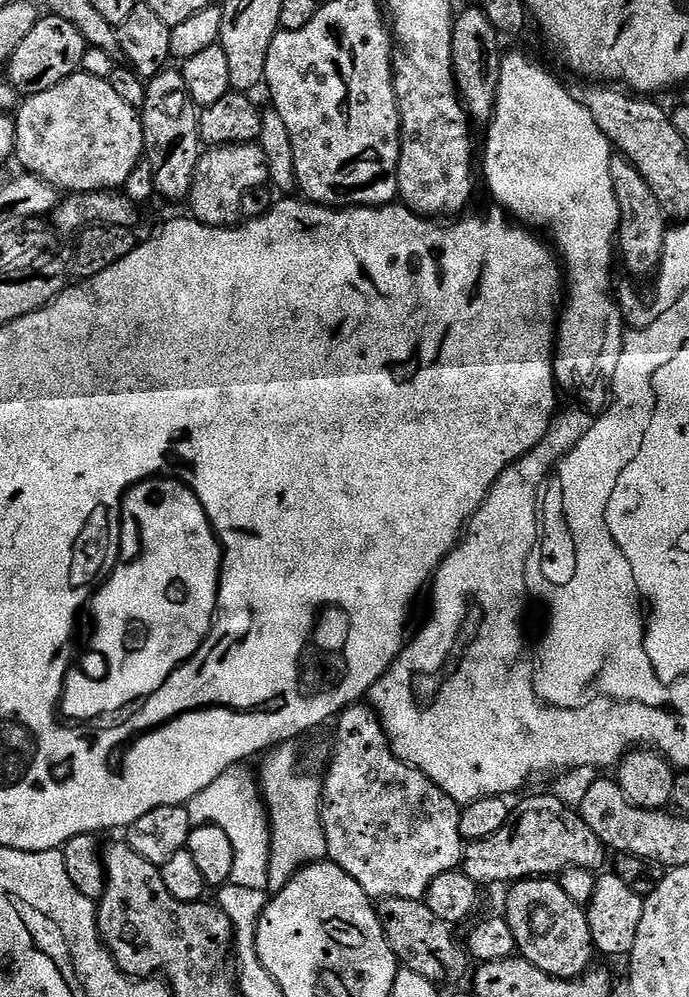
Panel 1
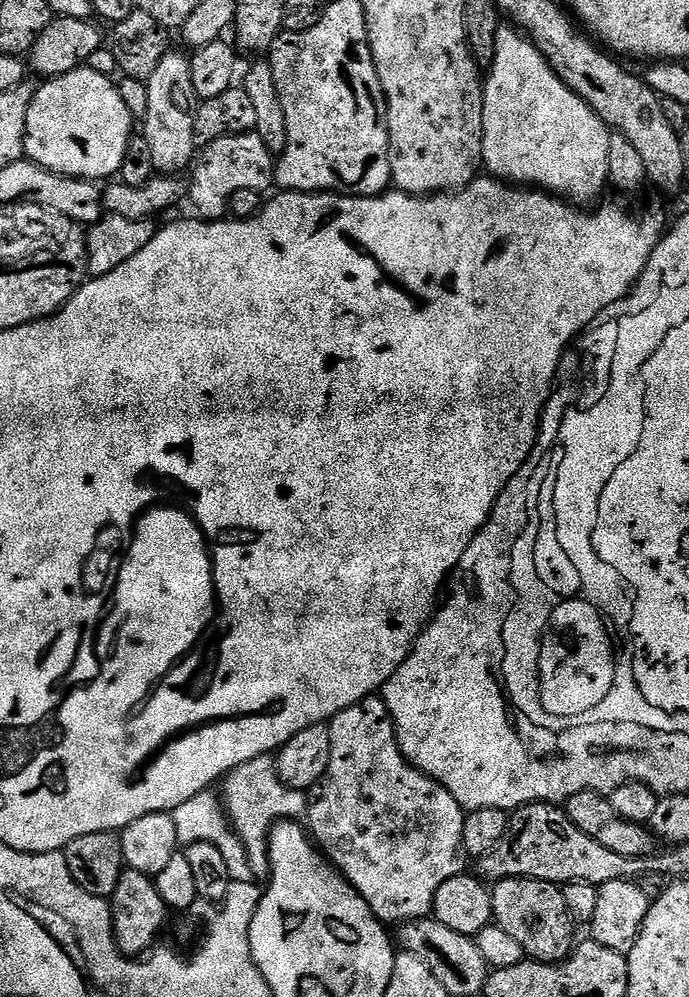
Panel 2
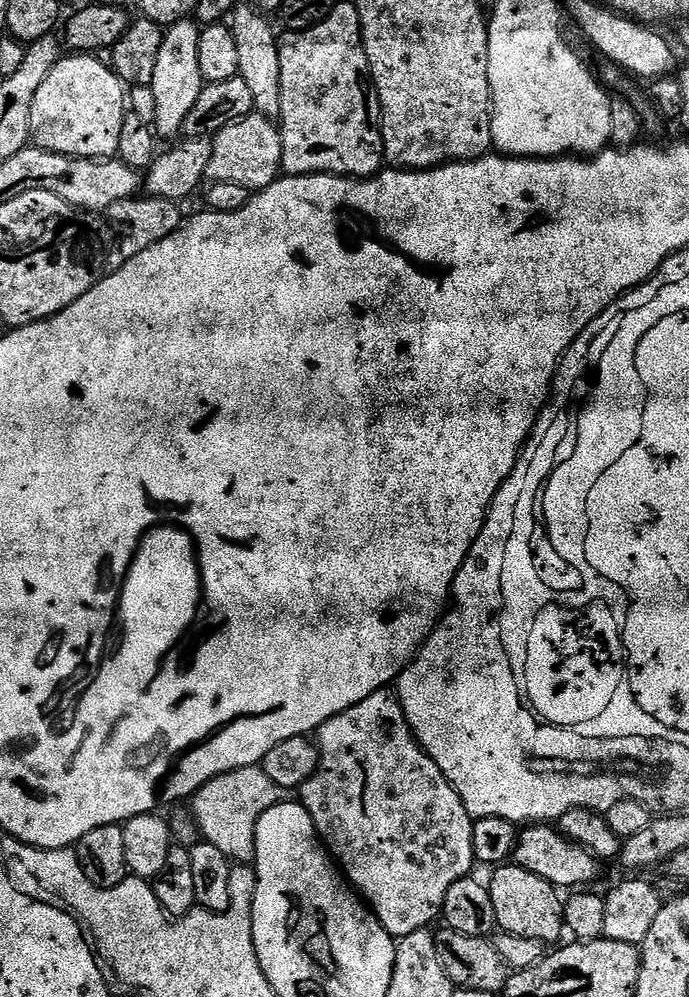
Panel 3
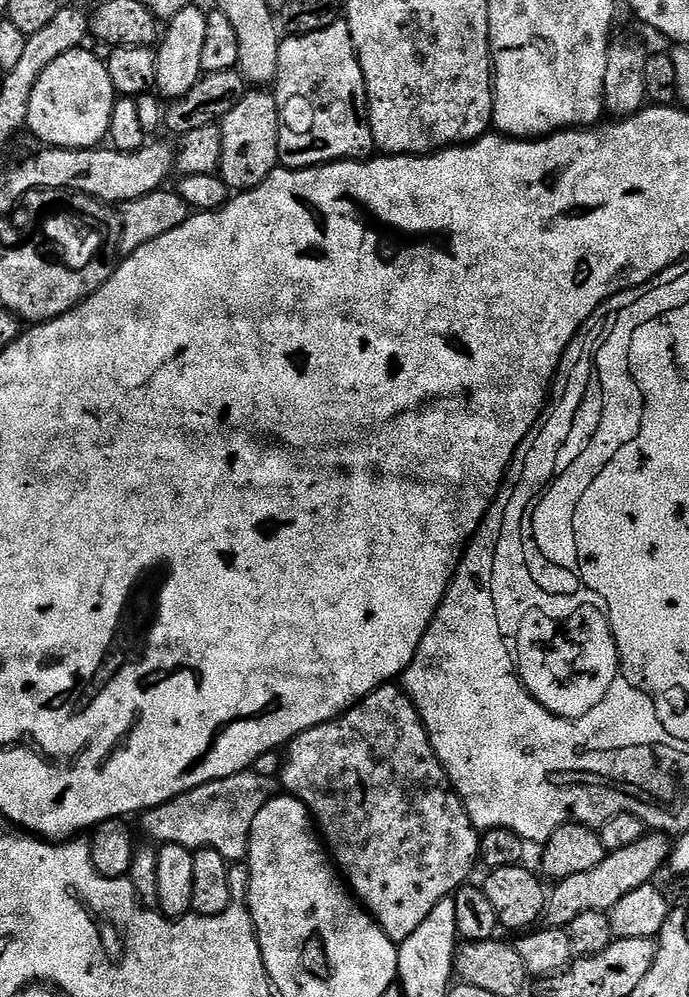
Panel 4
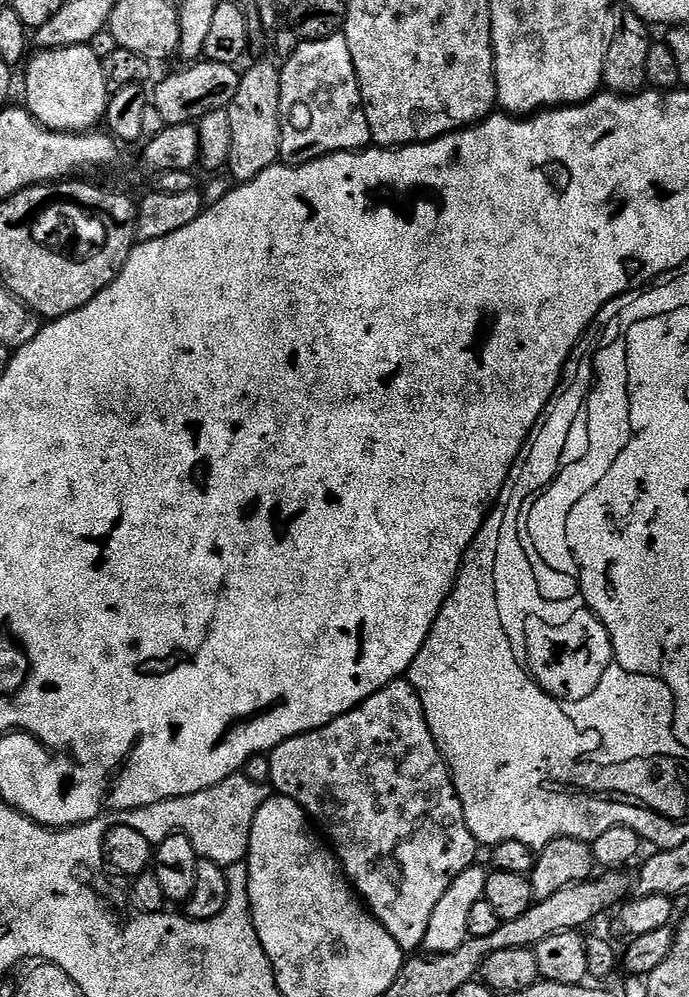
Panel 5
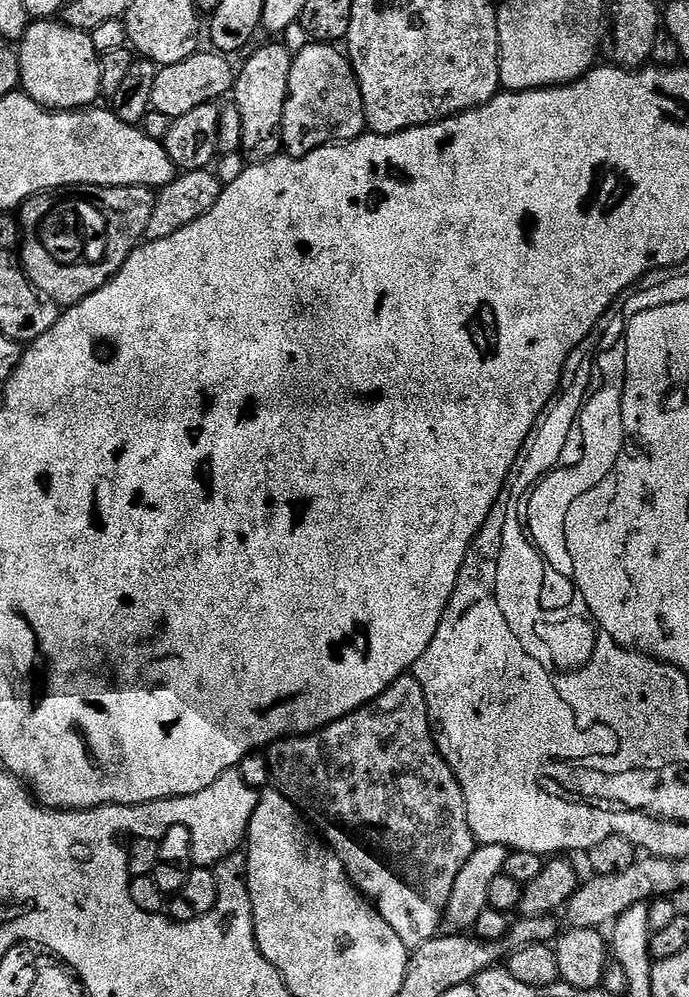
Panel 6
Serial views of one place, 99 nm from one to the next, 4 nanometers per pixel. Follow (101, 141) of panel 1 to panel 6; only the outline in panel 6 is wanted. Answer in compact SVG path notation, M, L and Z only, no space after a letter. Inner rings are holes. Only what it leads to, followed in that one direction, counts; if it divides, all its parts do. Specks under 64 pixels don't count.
M32 20L24 37L18 41L18 67L20 70L19 87L24 95L53 112L75 112L78 108L86 108L97 103L102 95L100 87L101 53L92 45L91 35L78 28L69 28L63 22L52 20Z

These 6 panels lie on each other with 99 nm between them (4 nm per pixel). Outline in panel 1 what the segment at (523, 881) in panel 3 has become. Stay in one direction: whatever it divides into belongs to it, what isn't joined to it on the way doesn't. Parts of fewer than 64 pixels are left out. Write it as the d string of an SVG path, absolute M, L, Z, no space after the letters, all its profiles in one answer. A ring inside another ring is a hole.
M552 878L518 880L507 892L508 901L504 904L502 915L510 930L514 930L516 952L555 980L581 979L593 967L592 956L597 955L587 911L575 904L563 892L560 883Z

